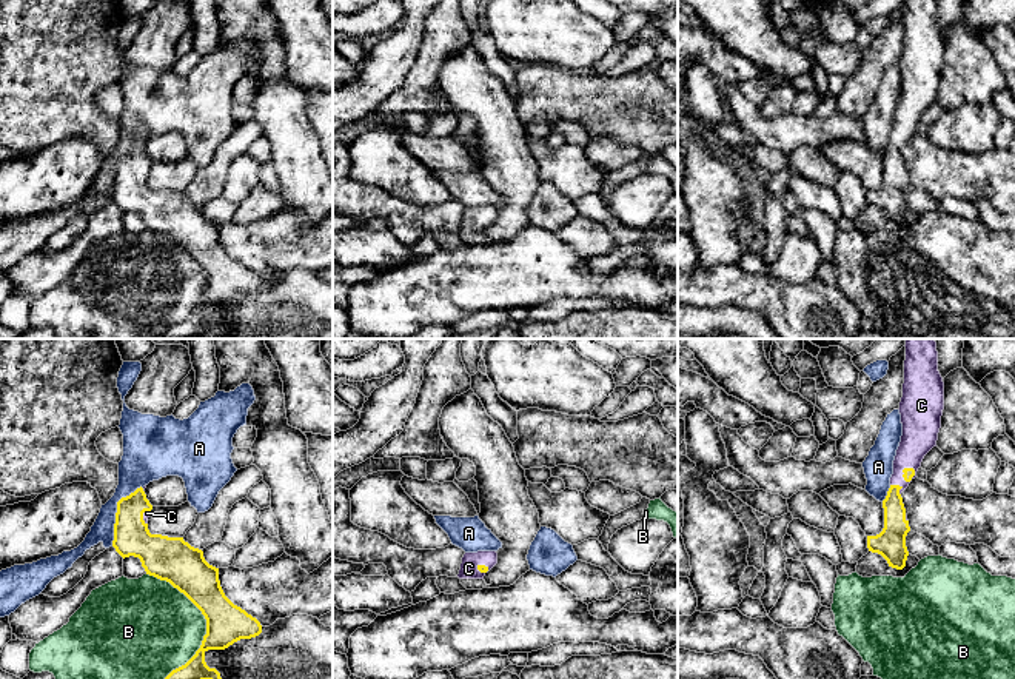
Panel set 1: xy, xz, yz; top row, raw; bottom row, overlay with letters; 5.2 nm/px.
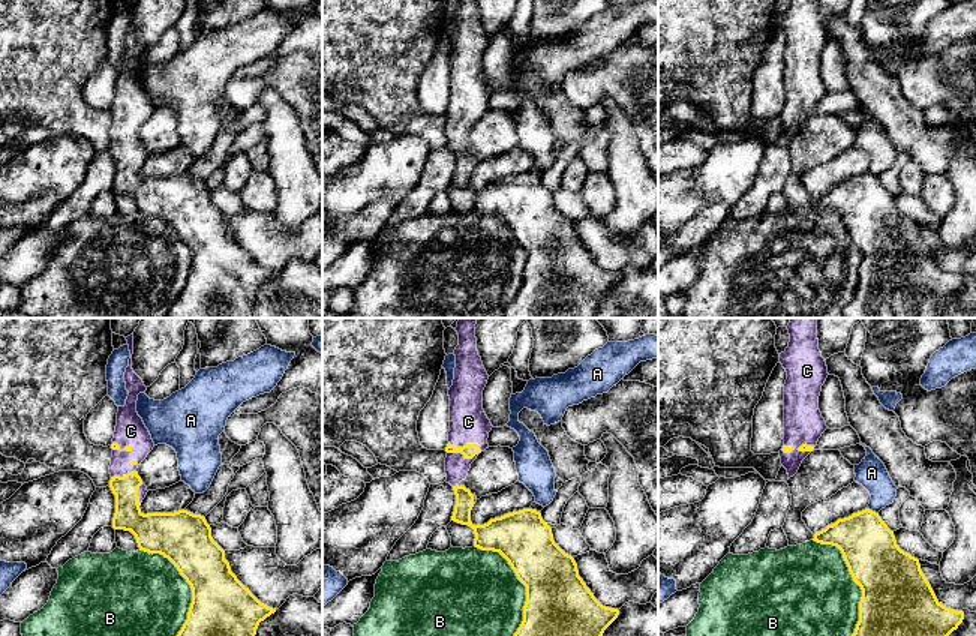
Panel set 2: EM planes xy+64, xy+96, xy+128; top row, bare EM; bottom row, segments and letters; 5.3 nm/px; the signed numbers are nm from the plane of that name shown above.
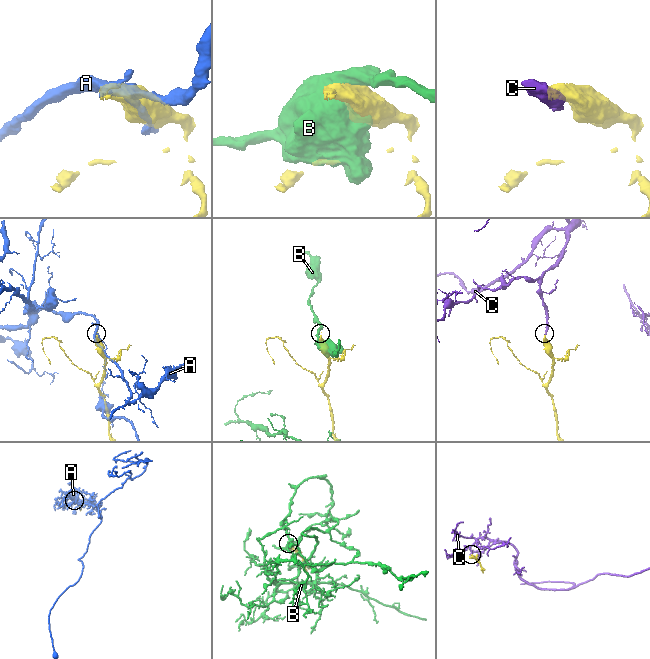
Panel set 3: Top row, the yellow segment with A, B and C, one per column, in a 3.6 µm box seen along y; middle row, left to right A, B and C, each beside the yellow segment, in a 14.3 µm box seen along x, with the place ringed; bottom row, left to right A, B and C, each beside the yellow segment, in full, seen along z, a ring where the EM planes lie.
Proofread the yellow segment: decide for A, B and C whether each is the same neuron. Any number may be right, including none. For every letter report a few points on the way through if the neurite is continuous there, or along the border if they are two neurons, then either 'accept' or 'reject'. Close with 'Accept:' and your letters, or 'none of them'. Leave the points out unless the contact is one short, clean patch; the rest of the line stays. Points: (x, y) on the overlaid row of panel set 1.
A: reject
B: reject
C: runs through yz (895, 528), (900, 487), (901, 470), (915, 442); accept
Accept: C

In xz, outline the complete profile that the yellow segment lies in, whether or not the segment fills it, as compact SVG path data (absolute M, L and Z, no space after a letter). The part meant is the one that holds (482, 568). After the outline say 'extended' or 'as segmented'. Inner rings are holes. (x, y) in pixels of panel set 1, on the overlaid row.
M496 551L465 553L462 557L459 579L484 579L484 576L497 564Z; extended

